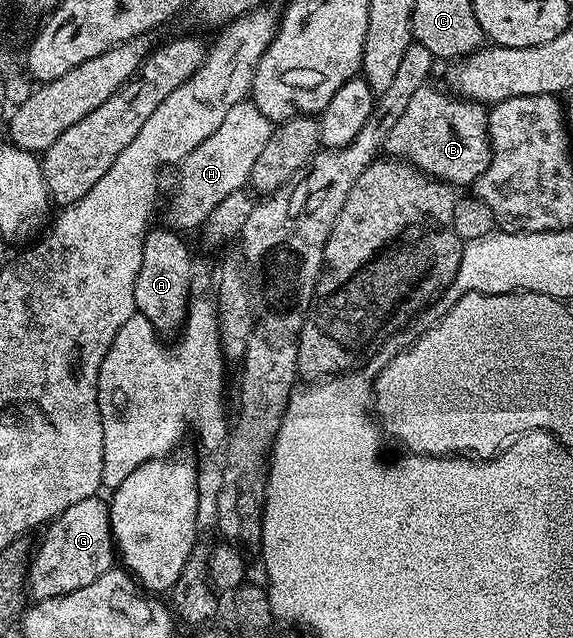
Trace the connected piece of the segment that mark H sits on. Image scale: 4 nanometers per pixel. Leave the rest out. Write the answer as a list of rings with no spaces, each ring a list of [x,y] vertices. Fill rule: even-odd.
[[[243,101],[232,105],[224,121],[220,121],[220,129],[216,129],[208,141],[200,141],[200,145],[196,145],[196,149],[182,159],[177,168],[178,188],[170,199],[165,222],[179,233],[187,233],[193,227],[201,228],[209,214],[226,197],[247,186],[252,165],[256,165],[264,145],[268,145],[271,130],[270,119],[256,109],[254,102]]]

